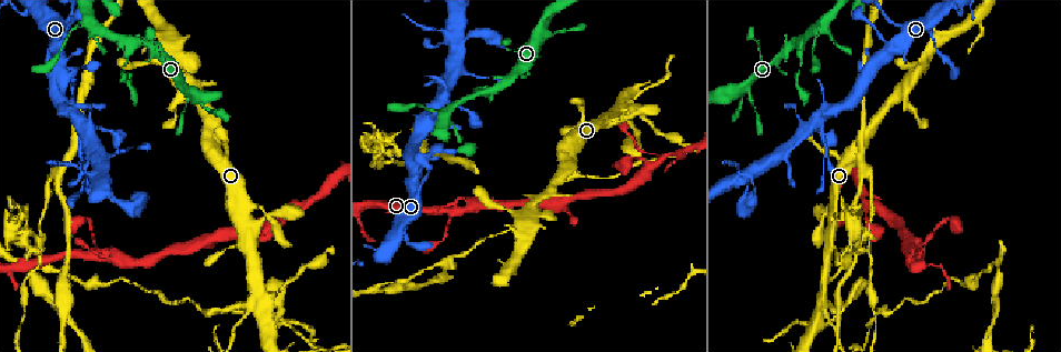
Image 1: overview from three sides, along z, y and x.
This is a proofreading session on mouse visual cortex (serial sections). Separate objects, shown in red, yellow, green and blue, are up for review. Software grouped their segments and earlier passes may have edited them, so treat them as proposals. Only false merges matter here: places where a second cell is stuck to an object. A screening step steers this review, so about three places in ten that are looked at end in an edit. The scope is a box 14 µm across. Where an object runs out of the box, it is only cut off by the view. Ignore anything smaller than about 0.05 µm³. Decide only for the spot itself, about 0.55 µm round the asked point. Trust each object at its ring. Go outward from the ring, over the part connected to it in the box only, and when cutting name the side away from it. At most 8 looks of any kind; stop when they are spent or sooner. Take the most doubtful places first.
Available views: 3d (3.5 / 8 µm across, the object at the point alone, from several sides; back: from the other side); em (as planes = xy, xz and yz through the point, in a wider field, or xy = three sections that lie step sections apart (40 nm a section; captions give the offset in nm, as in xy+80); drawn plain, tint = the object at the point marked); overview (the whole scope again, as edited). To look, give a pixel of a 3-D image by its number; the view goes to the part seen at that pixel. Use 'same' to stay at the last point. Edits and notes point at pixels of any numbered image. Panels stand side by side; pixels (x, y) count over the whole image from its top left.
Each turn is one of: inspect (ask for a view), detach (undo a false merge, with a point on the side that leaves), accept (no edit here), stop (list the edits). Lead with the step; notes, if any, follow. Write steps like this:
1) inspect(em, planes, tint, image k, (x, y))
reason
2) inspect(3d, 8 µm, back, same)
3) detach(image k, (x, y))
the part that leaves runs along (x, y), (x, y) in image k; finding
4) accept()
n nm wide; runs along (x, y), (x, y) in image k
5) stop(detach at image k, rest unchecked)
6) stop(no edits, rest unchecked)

inspect(3d, 8 µm, back, image 1, (261, 295))

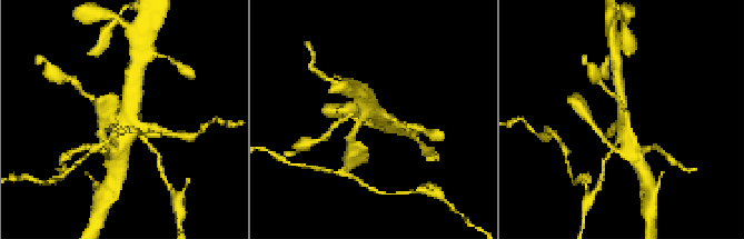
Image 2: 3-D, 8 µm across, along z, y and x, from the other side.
inspect(em, planes, tint, image 2, (127, 116))
need the tissue

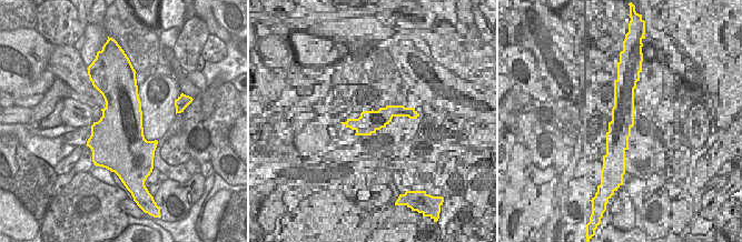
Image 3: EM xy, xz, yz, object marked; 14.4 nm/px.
detach(image 2, (151, 148))
the part that leaves runs along (135, 127), (159, 159) in image 2; two cells meet here

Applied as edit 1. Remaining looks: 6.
inspect(3d, 8 µm, image 1, (224, 249))
calibre changes

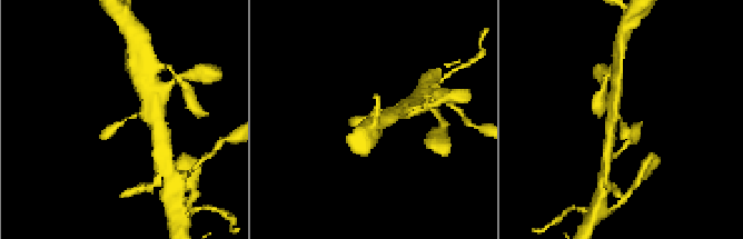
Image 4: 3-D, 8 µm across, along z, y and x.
inspect(3d, 3.5 µm, back, image 4, (619, 117))

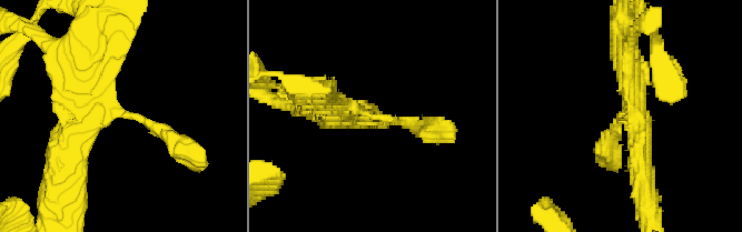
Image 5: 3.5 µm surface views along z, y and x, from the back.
accept()
runs along (78, 82), (201, 161) in image 5; all the same cell

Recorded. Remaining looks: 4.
inspect(3d, 3.5 µm, back, image 1, (800, 62))

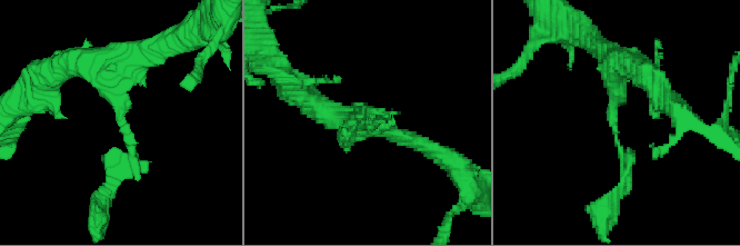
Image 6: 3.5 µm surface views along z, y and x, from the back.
inspect(em, planes, tint, image 6, (375, 120))
now the EM

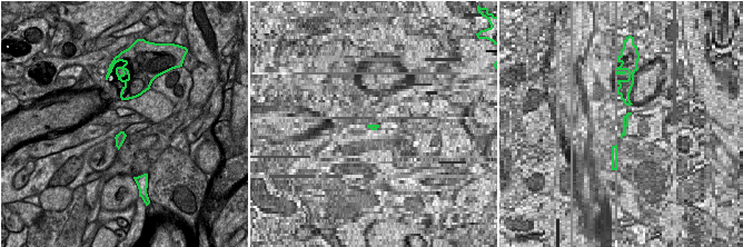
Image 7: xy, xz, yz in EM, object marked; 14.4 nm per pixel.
detach(image 6, (111, 169))
the part that leaves runs along (127, 135), (130, 151), (96, 224) in image 6; a second cell is stuck on

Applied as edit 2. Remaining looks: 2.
stop(detach at image 2, detach at image 6, rest unchecked)

